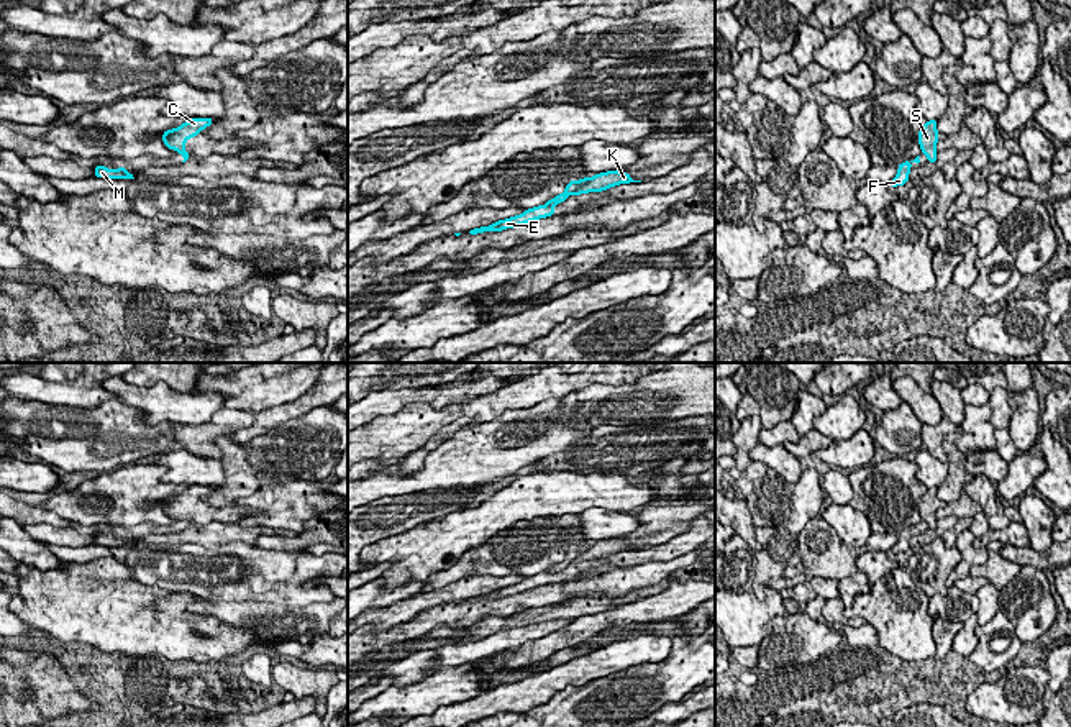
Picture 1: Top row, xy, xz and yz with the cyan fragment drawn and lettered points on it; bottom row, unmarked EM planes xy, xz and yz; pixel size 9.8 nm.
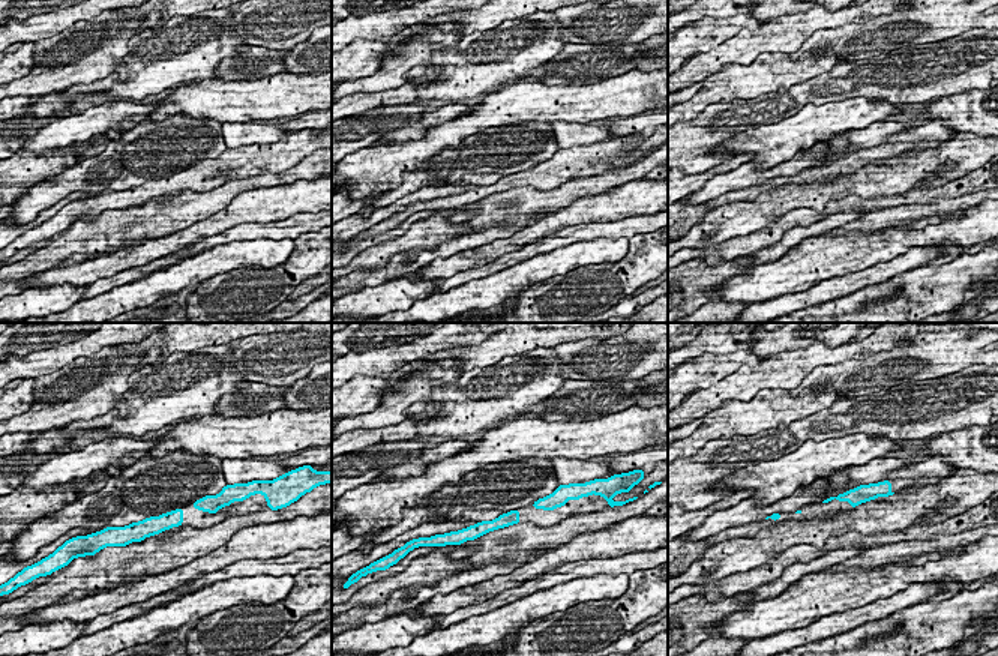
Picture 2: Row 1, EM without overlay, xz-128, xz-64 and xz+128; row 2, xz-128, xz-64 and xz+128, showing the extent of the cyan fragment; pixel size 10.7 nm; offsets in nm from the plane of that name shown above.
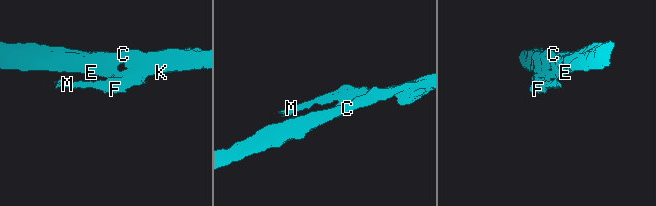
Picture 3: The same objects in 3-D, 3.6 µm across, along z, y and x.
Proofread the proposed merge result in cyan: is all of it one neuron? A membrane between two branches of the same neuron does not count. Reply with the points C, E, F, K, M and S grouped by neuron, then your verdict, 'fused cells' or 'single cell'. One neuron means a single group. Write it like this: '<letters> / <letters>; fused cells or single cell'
C E K S / F M; fused cells

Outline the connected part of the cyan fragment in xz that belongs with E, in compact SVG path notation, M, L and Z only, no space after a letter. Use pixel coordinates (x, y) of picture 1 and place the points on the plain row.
M538 573L538 574L525 578L523 581L520 581L517 584L499 588L499 589L489 592L489 594L481 594L481 596L469 597L467 602L477 602L477 601L484 601L484 599L502 599L502 597L507 597L507 596L513 596L513 594L518 594L518 592L525 592L528 589L535 589L538 586L546 586L546 584L553 584L553 583L554 583L554 574Z

